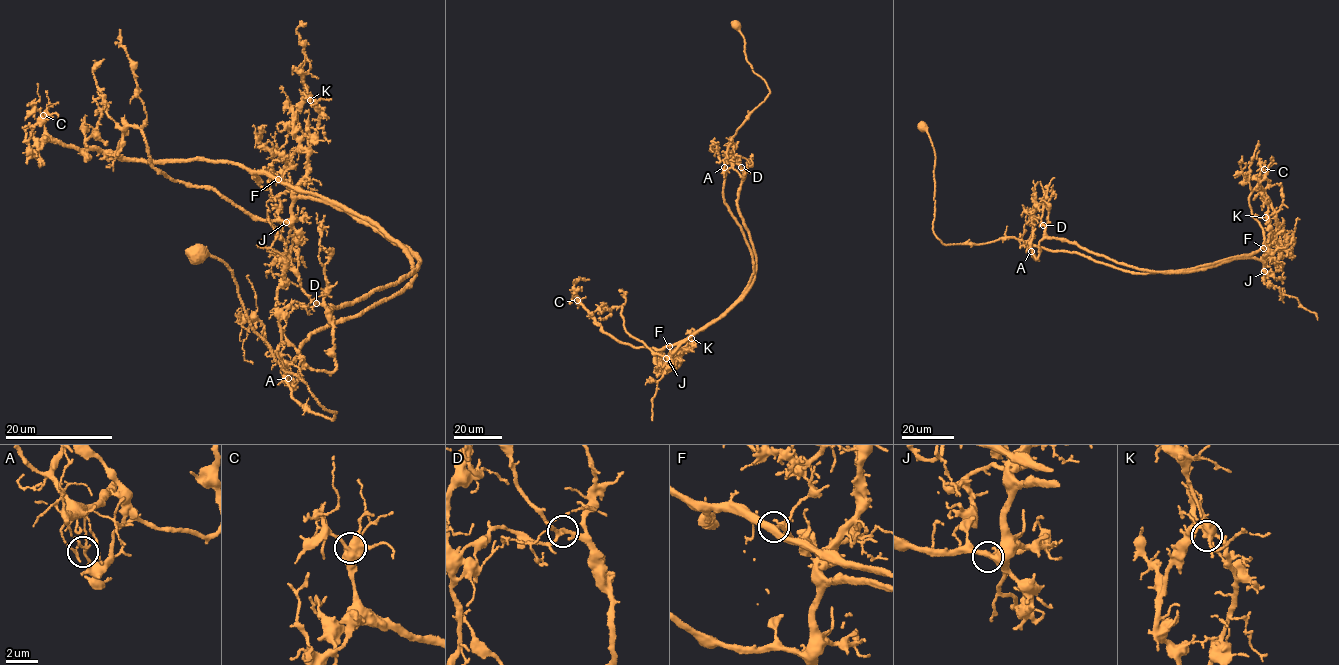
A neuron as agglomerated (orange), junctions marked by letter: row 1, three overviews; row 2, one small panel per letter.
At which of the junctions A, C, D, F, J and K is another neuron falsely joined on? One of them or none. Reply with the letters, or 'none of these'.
A

